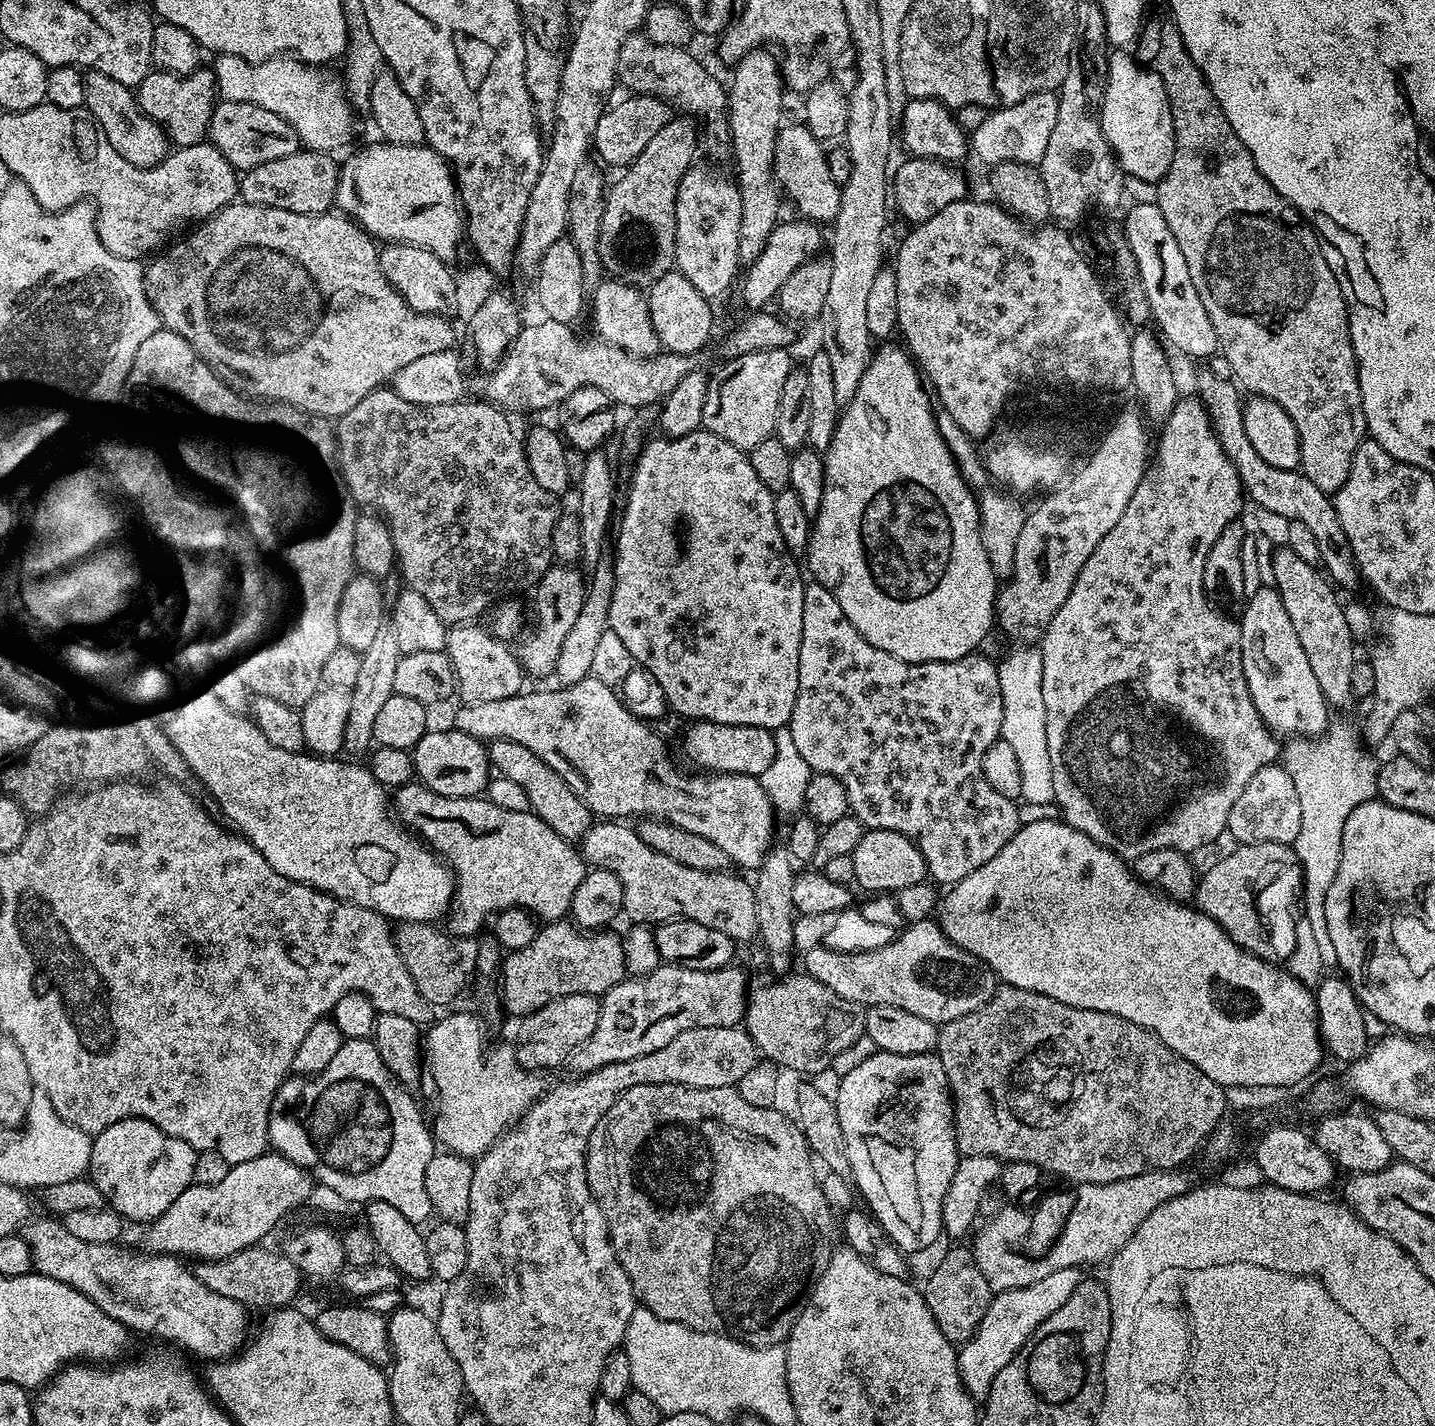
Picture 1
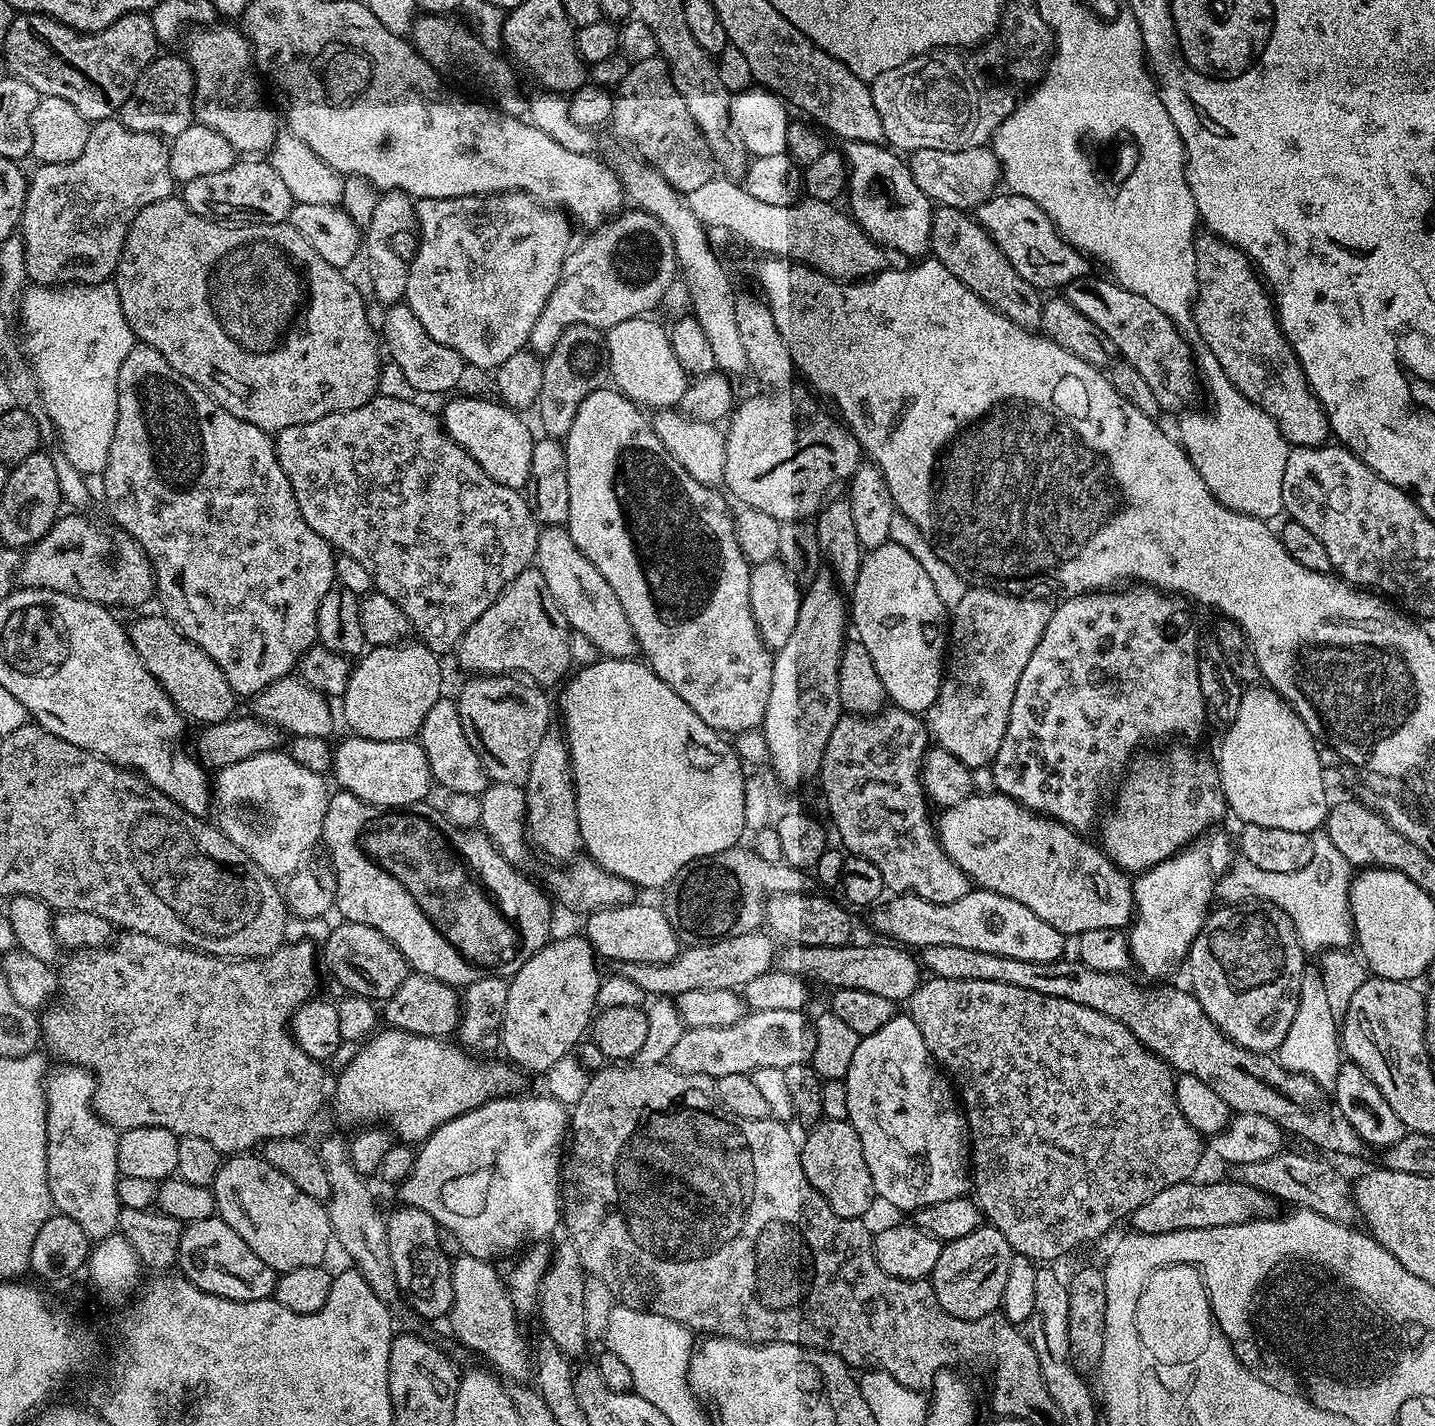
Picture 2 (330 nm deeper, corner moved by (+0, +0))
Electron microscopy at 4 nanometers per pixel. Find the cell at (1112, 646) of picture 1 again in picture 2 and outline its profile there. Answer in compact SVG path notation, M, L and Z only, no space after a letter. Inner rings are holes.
M1196 752L1148 756L1144 768L1136 768L1126 776L1119 781L1116 813L1109 818L1099 840L1109 859L1125 873L1139 874L1166 862L1166 858L1215 829L1224 812L1226 816L1229 811L1220 785L1219 767Z

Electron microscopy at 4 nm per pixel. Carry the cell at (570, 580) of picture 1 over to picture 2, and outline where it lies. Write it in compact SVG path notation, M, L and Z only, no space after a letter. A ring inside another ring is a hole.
M476 674L465 682L458 695L462 730L484 761L489 781L523 785L528 779L530 758L534 758L538 742L554 724L554 708L548 705L548 695L545 689L524 678L485 678Z

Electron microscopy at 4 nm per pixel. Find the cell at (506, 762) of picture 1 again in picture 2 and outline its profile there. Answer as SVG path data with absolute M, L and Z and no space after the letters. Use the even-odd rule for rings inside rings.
M442 698L430 706L430 714L422 722L418 733L418 742L430 762L432 779L437 785L448 788L449 793L468 796L483 796L489 786L488 771L480 754L470 746L466 734L462 730L460 709L455 699Z

